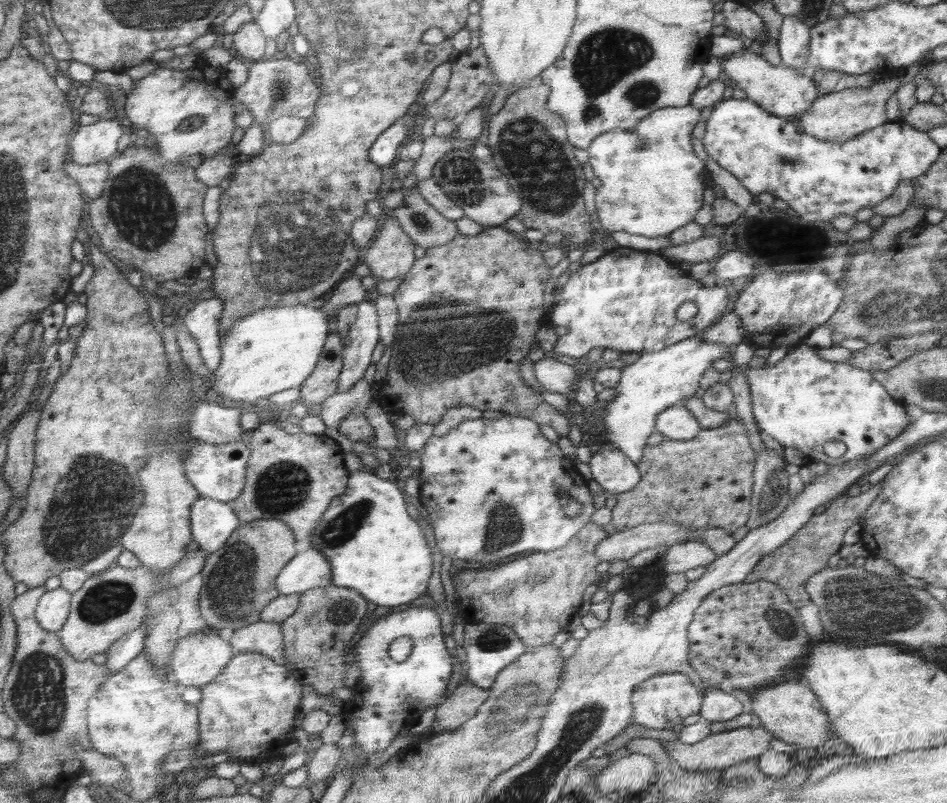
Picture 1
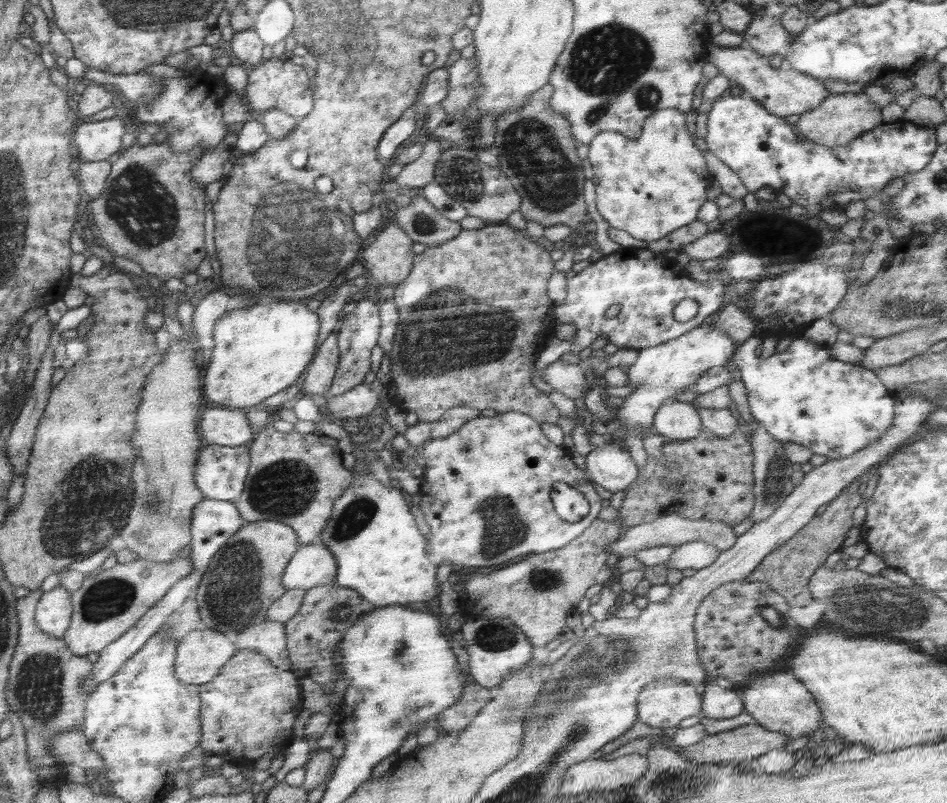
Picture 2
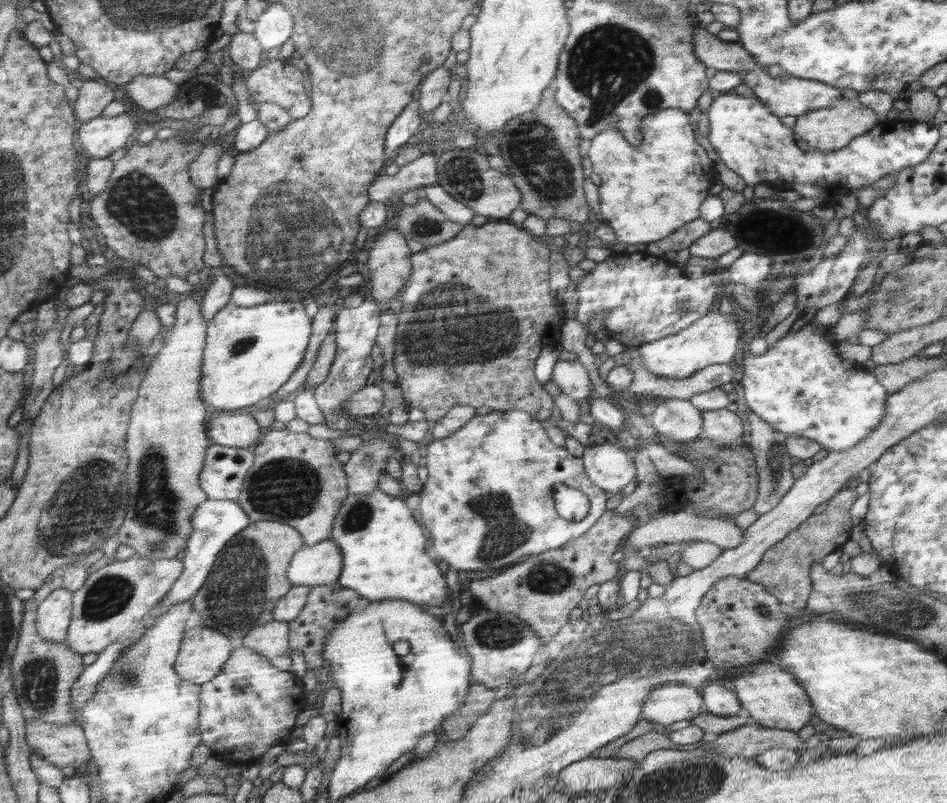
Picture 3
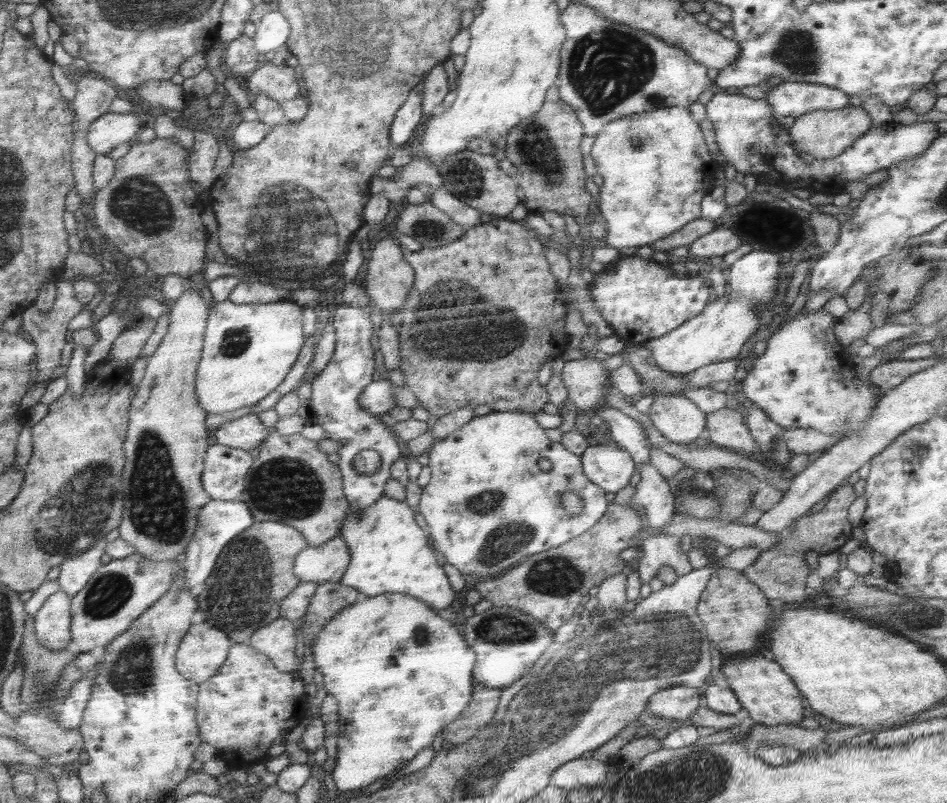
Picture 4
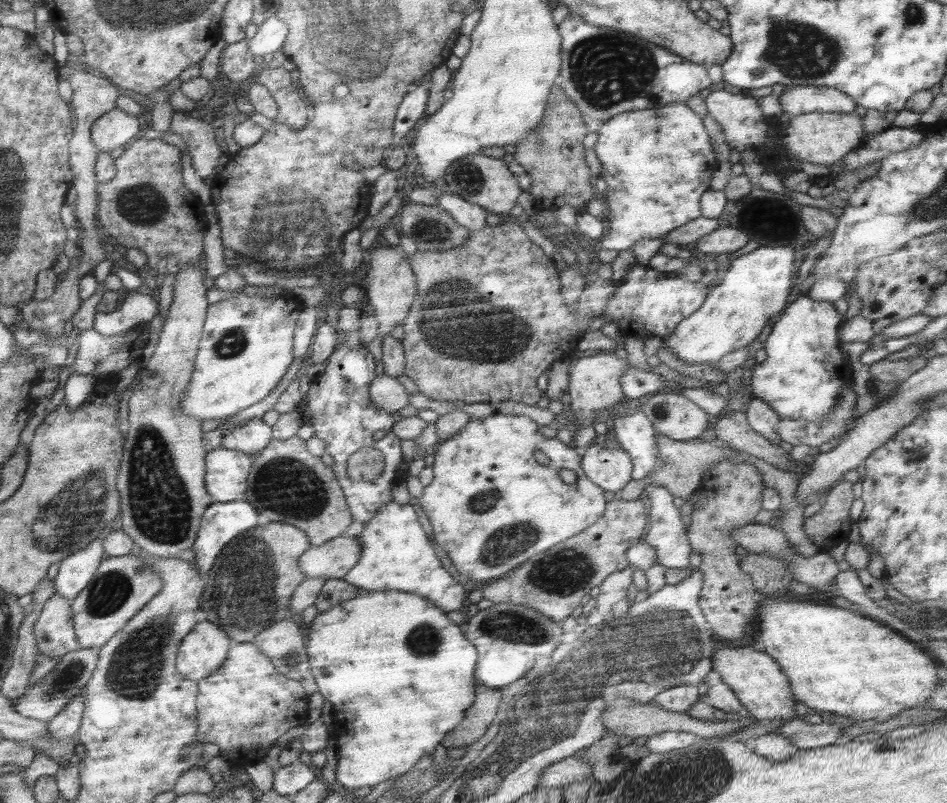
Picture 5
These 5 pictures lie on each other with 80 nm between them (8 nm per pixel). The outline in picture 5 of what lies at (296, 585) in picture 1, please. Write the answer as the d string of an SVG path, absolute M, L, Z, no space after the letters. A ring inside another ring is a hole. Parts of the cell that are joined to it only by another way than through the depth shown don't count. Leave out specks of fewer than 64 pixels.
M340 536L324 545L308 549L299 558L299 569L306 577L326 576L342 579L359 561L363 546L357 536Z

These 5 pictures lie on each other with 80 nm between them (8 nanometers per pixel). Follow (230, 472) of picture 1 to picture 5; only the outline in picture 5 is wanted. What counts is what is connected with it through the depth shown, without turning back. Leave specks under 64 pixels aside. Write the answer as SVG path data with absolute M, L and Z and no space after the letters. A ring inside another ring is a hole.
M216 447L207 454L207 492L216 503L240 499L248 488L247 476L252 464L244 451Z

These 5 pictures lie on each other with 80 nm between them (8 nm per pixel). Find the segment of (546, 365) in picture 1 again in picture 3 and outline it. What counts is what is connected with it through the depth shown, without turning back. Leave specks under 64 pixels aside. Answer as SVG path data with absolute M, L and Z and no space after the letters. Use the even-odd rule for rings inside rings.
M558 361L551 380L560 387L562 393L578 403L581 400L587 400L594 393L588 372L579 361Z

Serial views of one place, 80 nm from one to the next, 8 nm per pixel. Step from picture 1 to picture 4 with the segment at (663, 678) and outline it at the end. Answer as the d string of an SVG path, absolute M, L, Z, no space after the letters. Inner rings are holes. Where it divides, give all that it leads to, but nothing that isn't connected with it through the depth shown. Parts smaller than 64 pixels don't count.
M674 685L660 689L647 702L646 711L662 718L688 719L703 704L698 688Z

